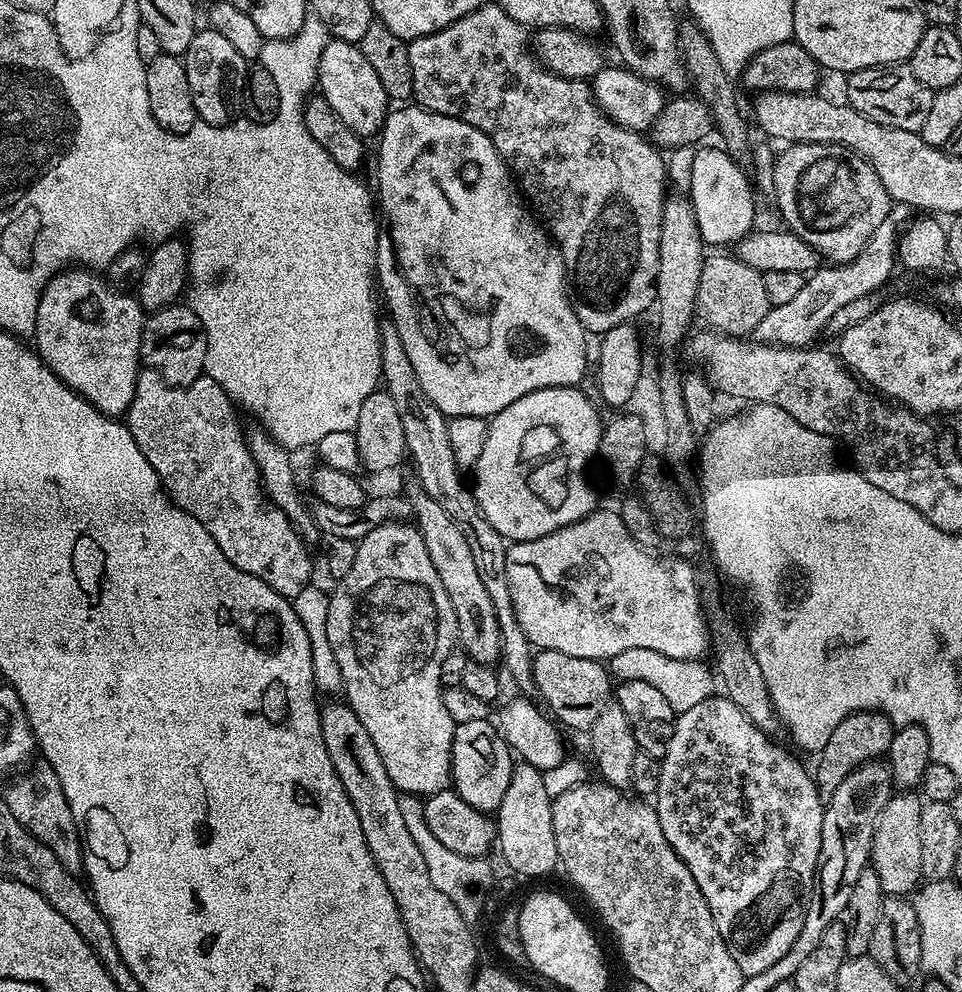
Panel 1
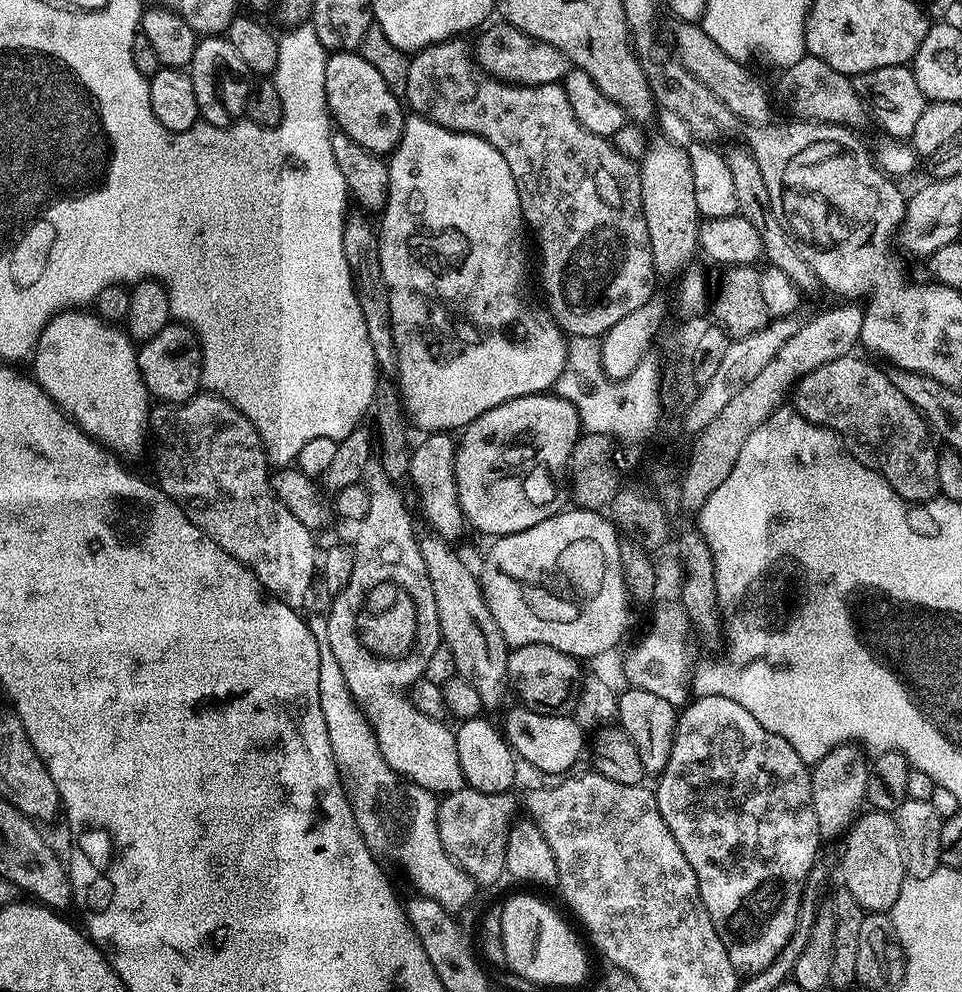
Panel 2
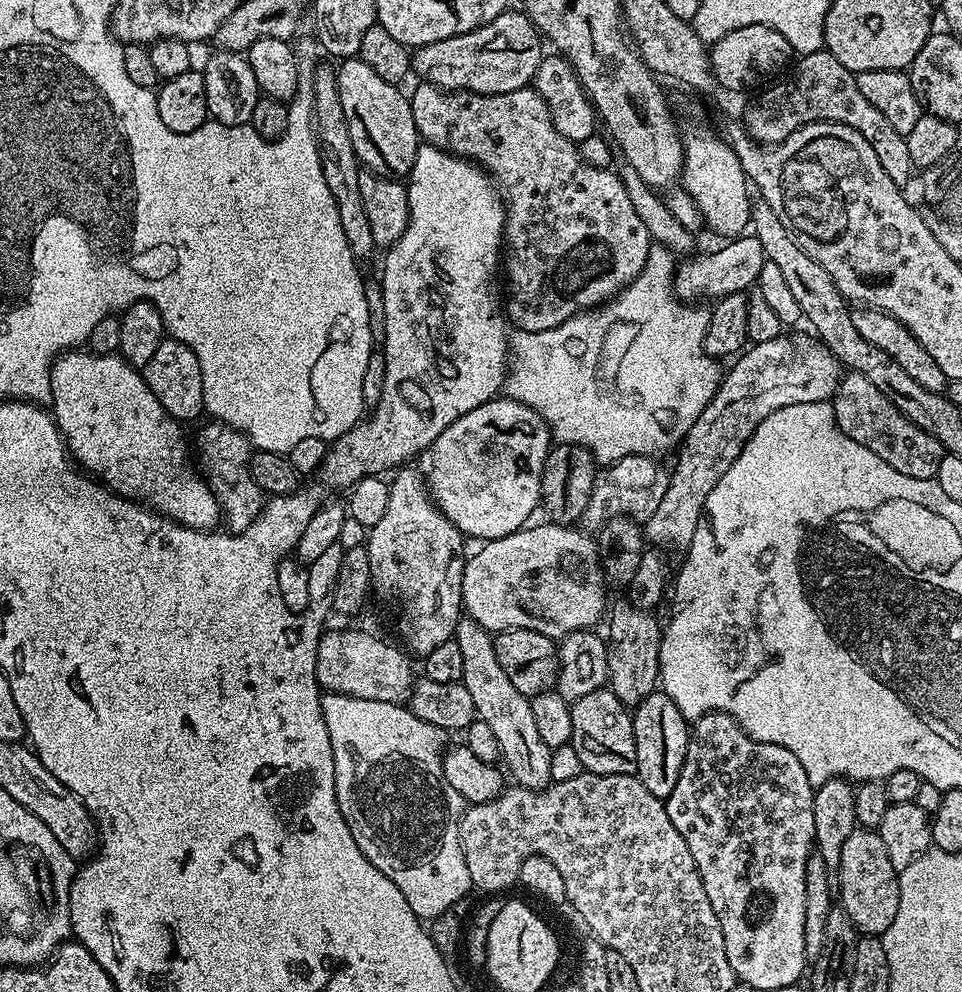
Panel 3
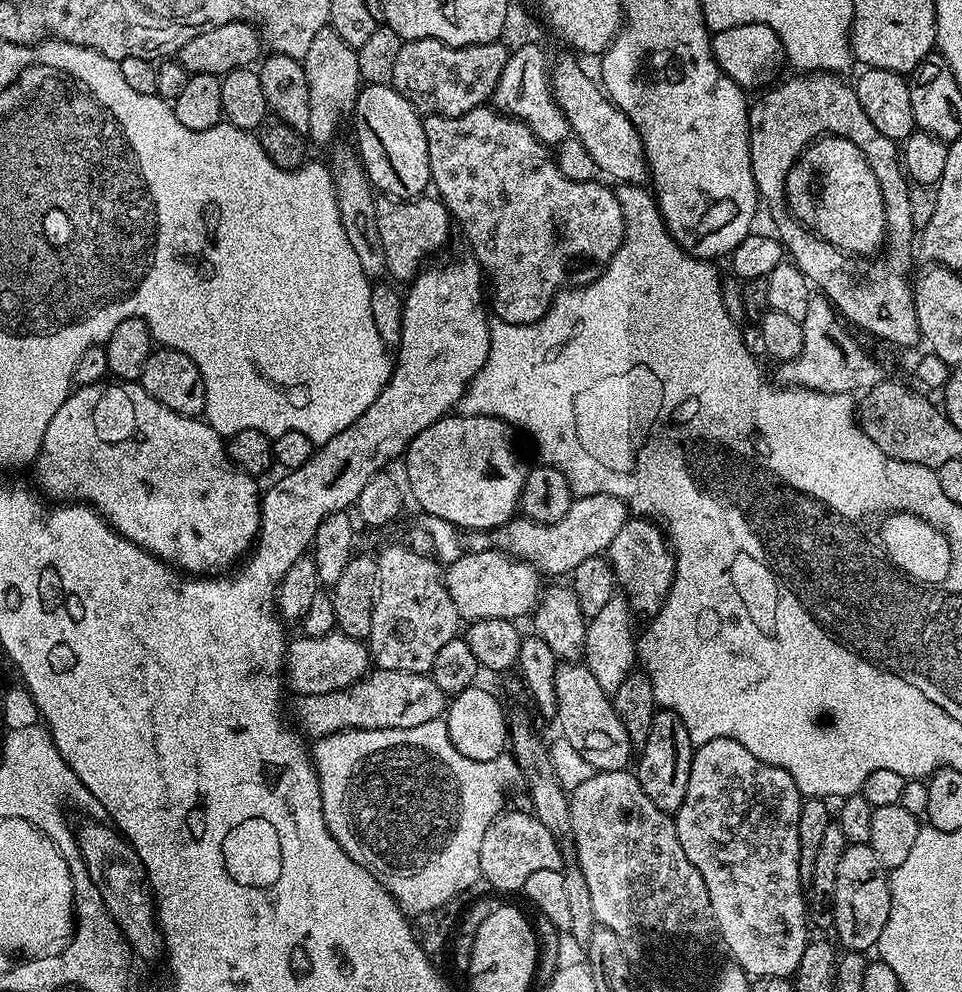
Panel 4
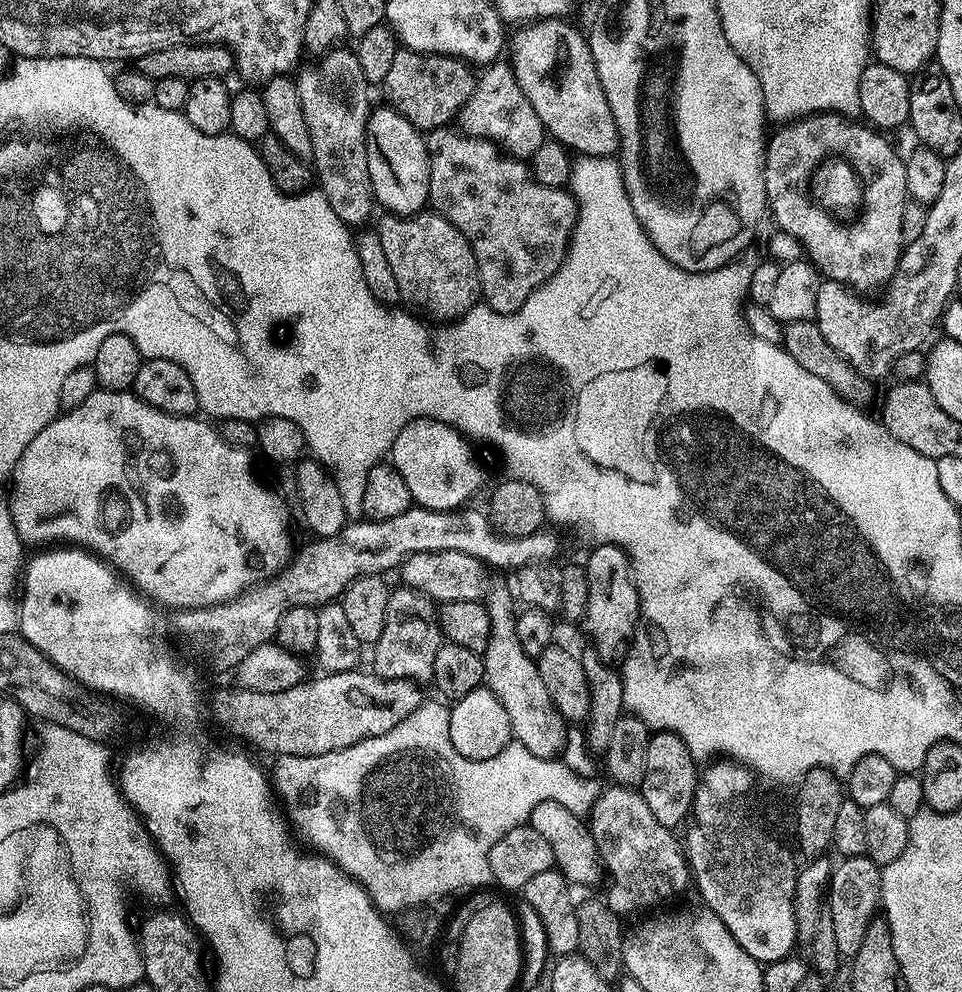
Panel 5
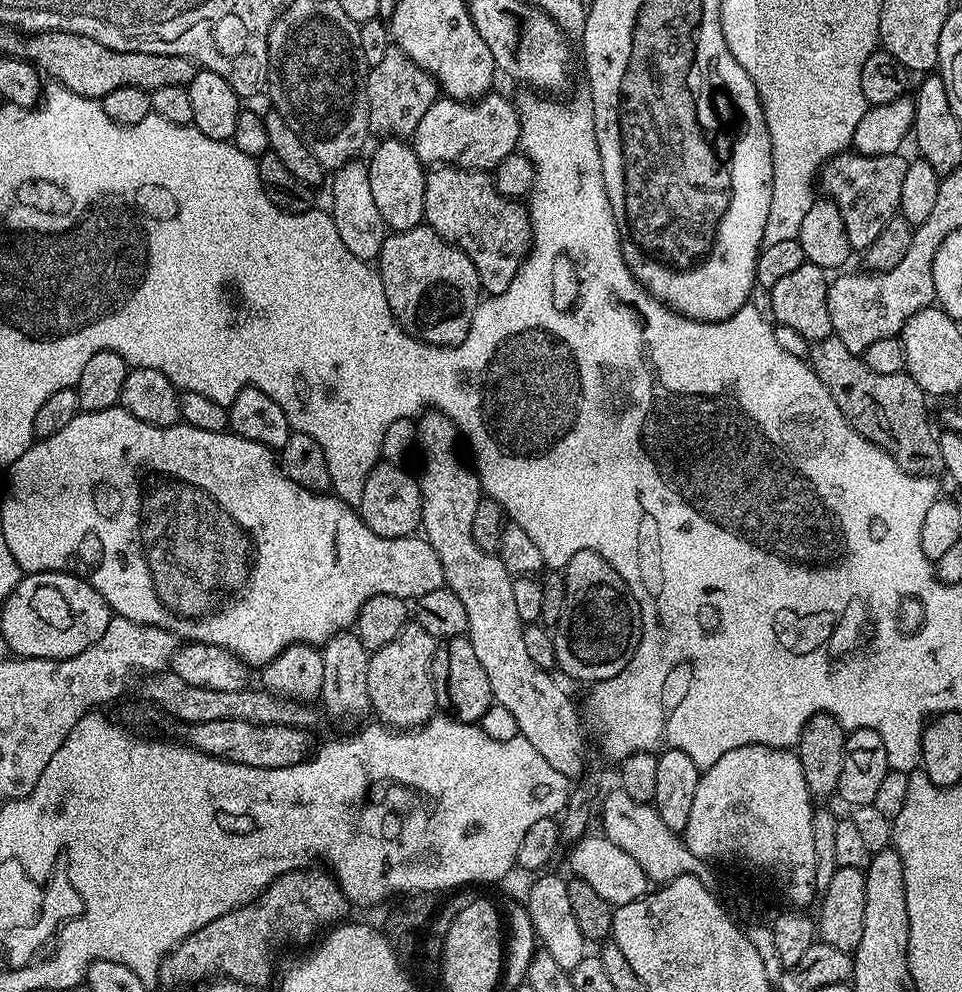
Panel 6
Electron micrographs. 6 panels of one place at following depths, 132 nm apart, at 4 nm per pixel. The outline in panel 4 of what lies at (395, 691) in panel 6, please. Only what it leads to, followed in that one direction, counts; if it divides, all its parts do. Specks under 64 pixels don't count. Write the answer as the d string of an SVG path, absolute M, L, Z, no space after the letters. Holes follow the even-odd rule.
M404 544L382 549L376 556L376 565L380 585L366 641L371 663L382 670L431 673L438 650L457 639L462 628L454 598L450 598L441 579L441 565L431 555L423 556Z

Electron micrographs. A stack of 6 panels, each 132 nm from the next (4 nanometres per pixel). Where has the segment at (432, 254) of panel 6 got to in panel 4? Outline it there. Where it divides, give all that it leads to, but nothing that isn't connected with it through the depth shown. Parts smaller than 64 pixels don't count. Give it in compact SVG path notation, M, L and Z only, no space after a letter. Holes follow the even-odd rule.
M425 194L410 200L380 198L376 201L378 210L378 234L382 250L386 254L387 275L396 280L408 282L421 271L424 259L436 252L448 240L448 231L454 228L446 206L435 195Z

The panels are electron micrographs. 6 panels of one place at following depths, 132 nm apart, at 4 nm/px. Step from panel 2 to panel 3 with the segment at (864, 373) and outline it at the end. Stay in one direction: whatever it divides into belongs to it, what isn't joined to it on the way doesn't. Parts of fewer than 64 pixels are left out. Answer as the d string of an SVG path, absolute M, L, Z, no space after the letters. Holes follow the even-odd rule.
M848 372L841 375L840 385L830 403L842 431L854 438L854 442L866 446L866 450L878 454L882 462L894 466L894 470L902 474L910 474L910 478L931 480L935 477L940 460L946 455L944 448L926 434L926 430L914 426L914 422L910 422L910 418L906 418L890 398L886 398L886 394L862 378L862 374Z

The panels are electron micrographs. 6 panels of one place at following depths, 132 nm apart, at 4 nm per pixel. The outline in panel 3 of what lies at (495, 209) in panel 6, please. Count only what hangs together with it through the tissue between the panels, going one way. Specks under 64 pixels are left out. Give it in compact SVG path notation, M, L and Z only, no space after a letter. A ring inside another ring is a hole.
M417 83L417 88L410 92L414 126L418 130L421 141L444 152L451 152L454 156L462 156L474 164L480 165L492 178L496 185L500 199L504 201L504 242L506 255L502 260L503 275L508 275L508 292L506 288L506 316L509 321L521 332L541 332L554 330L554 326L562 326L570 318L587 312L589 308L598 308L608 303L641 272L646 264L650 237L645 223L638 218L633 203L630 202L626 188L619 181L609 167L595 168L580 160L580 149L572 141L562 138L552 124L550 110L546 102L536 92L535 87L519 88L506 94L478 94L477 92L446 92L442 88L435 88L433 84Z

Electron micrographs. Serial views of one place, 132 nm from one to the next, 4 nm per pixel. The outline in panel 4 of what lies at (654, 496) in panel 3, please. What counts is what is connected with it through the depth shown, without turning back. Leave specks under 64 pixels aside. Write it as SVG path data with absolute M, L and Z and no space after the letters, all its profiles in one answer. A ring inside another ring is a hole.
M607 492L577 496L573 499L570 510L566 515L558 518L553 524L536 524L527 518L513 518L502 526L486 532L474 532L454 526L442 518L424 514L419 517L420 532L429 544L431 555L445 565L452 564L459 556L467 552L505 552L507 556L514 556L532 565L537 572L548 578L564 578L580 565L586 558L604 556L610 542L622 530L622 526L630 518L630 509L617 496L610 496Z

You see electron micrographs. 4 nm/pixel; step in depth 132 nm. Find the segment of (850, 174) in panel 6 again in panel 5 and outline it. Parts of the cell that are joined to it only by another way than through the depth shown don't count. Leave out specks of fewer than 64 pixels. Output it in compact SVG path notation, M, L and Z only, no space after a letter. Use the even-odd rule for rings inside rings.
M818 112L814 116L806 116L802 120L788 122L777 128L780 129L778 129L773 136L771 133L771 135L767 137L766 147L764 149L764 189L768 195L767 211L770 213L770 216L773 216L773 218L776 219L775 227L779 229L779 231L794 234L794 236L800 240L800 243L803 244L807 259L815 264L817 269L819 269L827 279L837 280L856 290L860 289L859 287L864 288L866 286L876 286L878 284L880 284L880 286L885 285L896 272L896 267L900 265L900 254L903 252L906 243L904 238L904 227L902 226L902 210L906 210L910 197L906 190L905 157L903 155L899 156L899 154L896 153L895 146L884 137L887 135L885 135L883 131L877 130L867 123L857 122L855 119L847 116L839 116L836 112ZM833 158L842 159L851 166L853 171L856 172L856 177L860 180L862 185L862 207L864 206L864 209L861 210L860 217L858 217L857 220L850 221L849 224L843 224L842 221L835 220L835 218L832 217L835 215L833 215L833 213L823 204L817 202L810 191L812 177L816 169L819 168L825 160L831 160Z

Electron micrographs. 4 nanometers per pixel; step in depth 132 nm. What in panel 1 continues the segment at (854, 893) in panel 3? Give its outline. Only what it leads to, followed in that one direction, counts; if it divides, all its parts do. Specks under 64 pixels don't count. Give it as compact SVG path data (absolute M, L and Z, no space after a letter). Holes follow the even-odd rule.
M900 790L888 799L882 814L878 814L870 867L878 874L878 882L882 882L882 890L887 895L907 897L915 893L921 883L923 809L921 797L915 791Z

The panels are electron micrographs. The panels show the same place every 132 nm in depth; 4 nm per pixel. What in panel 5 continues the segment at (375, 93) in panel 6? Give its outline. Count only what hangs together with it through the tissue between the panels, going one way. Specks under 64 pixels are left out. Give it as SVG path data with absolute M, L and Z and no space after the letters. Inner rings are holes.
M397 47L394 54L394 63L390 66L382 85L382 91L389 105L402 114L421 133L433 132L435 128L442 128L453 123L454 117L459 113L461 106L470 98L476 89L478 76L465 61L456 56L440 56L437 52L416 52L412 48Z

